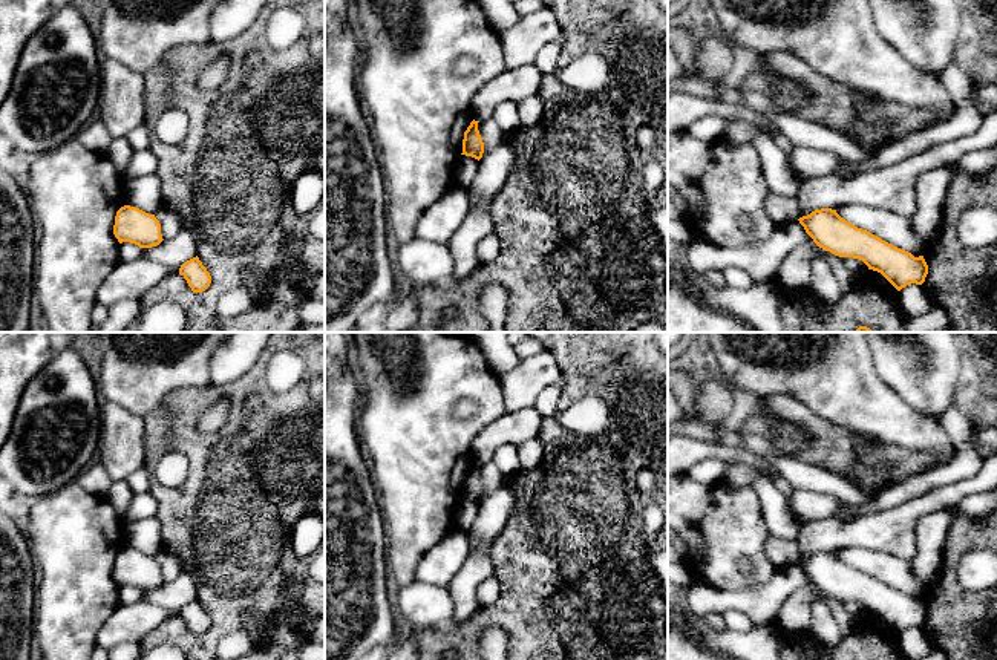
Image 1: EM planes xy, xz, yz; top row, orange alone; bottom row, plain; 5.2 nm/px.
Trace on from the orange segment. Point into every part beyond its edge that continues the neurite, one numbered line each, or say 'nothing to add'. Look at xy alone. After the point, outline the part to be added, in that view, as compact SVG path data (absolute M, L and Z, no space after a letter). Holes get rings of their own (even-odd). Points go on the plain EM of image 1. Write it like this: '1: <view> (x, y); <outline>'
nothing to add

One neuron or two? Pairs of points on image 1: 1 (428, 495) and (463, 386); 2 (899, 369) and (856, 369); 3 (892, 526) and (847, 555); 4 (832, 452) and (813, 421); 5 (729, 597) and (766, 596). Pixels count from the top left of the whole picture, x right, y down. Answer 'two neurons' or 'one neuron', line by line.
1: one neuron
2: two neurons
3: two neurons
4: one neuron
5: one neuron

